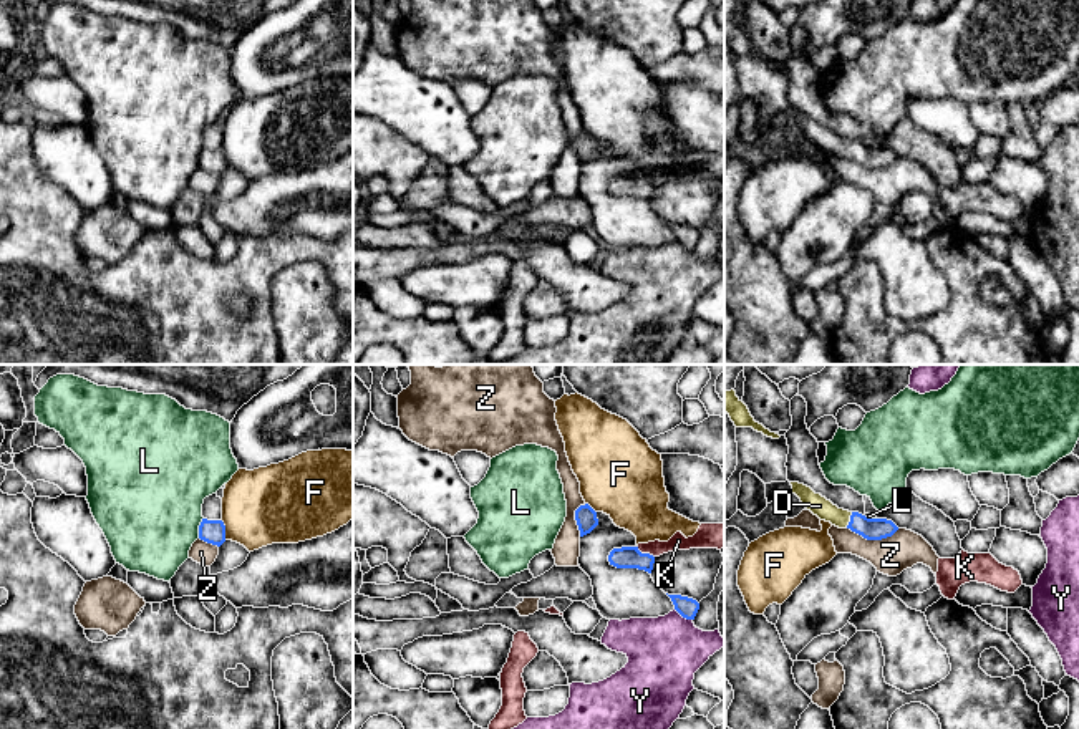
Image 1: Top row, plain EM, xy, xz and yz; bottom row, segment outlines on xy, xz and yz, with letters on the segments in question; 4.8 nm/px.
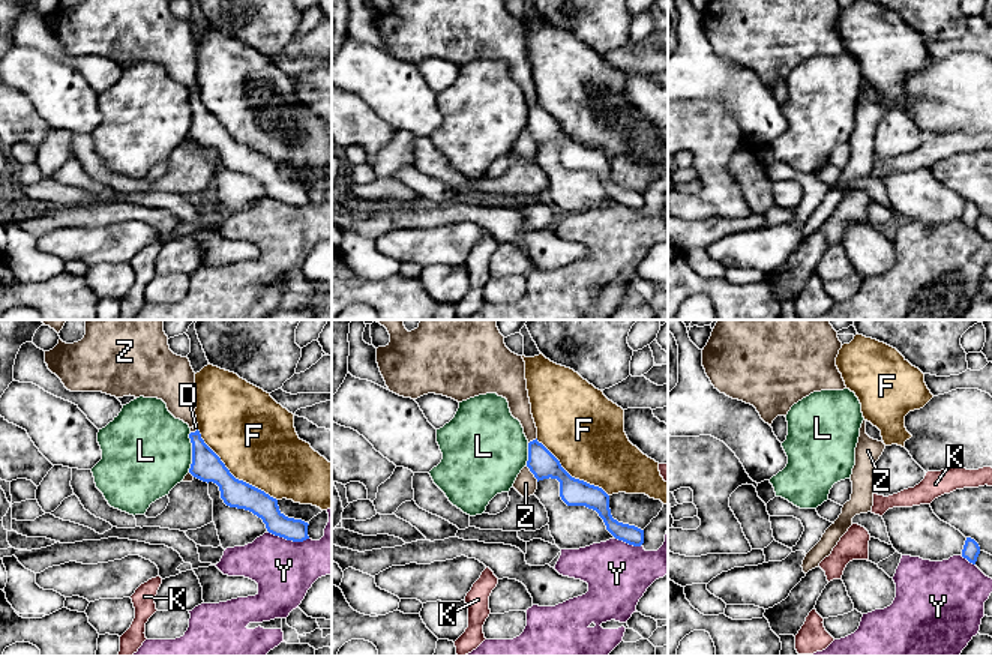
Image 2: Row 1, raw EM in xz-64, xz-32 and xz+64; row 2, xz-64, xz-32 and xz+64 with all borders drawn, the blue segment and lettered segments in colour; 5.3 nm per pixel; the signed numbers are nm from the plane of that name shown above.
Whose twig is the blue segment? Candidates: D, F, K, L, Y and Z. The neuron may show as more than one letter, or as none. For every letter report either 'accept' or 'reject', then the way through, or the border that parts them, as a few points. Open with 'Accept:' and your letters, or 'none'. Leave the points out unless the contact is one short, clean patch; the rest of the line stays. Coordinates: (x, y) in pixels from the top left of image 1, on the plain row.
Accept: D
D: accept; way yz (872, 158), (851, 148), (841, 148), (819, 135)
F: reject
K: reject; border xz (637, 174), (642, 181), (648, 181), (653, 186)
L: reject; border xy (203, 146), (198, 166)
Y: reject
Z: reject; border yz (846, 156), (867, 168), (885, 168), (899, 158)

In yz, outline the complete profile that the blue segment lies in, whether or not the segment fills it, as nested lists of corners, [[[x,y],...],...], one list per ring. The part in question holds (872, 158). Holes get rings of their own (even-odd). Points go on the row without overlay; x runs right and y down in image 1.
[[[791,111],[792,123],[796,123],[804,136],[817,144],[820,149],[830,151],[839,157],[850,157],[852,161],[862,164],[867,169],[882,169],[892,166],[898,156],[887,147],[869,147],[859,141],[849,141],[839,138],[830,129],[815,123],[810,116]]]

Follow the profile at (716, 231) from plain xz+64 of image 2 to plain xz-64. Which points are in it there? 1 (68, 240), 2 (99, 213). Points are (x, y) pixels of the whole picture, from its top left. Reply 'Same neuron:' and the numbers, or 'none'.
Same neuron: 2

